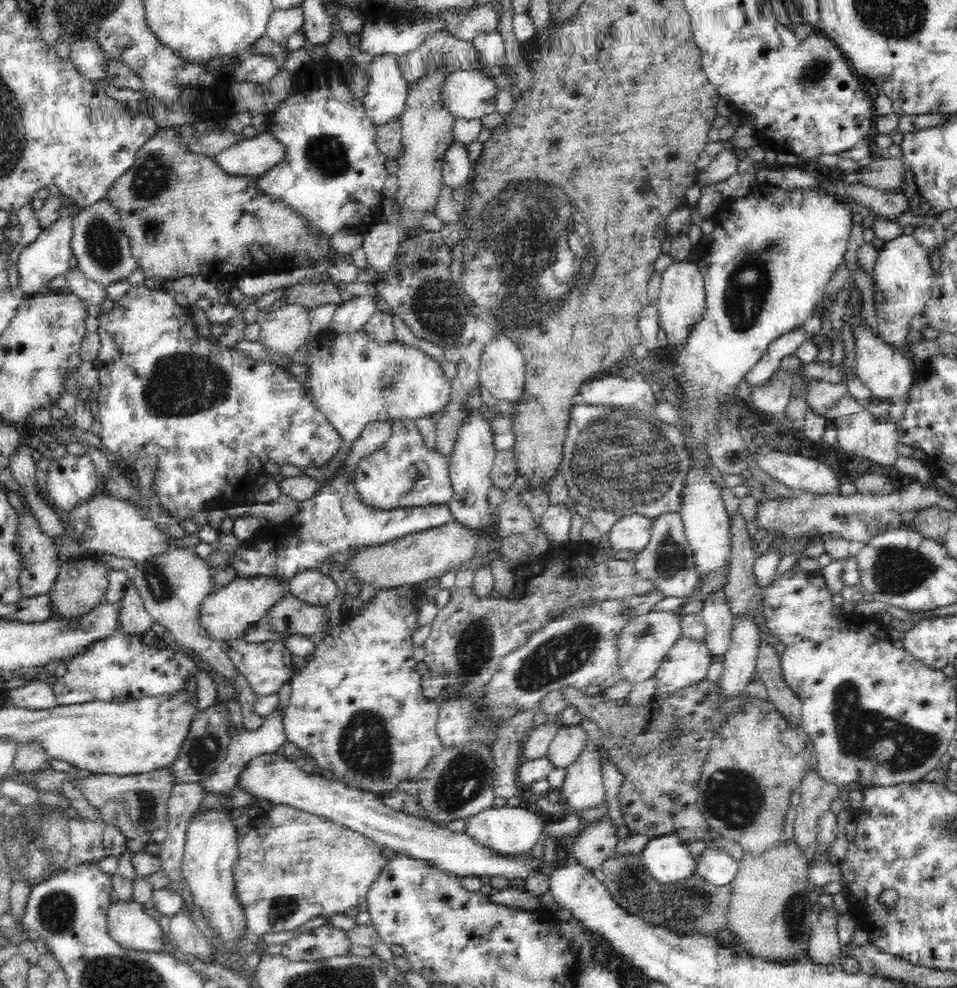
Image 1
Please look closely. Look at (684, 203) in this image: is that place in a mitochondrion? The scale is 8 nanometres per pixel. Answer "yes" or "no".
no

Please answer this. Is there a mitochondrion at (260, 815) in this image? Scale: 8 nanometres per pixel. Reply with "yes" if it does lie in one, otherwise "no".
no

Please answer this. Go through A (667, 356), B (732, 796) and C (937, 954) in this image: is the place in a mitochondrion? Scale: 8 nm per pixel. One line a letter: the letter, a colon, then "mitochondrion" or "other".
A: other
B: mitochondrion
C: other

